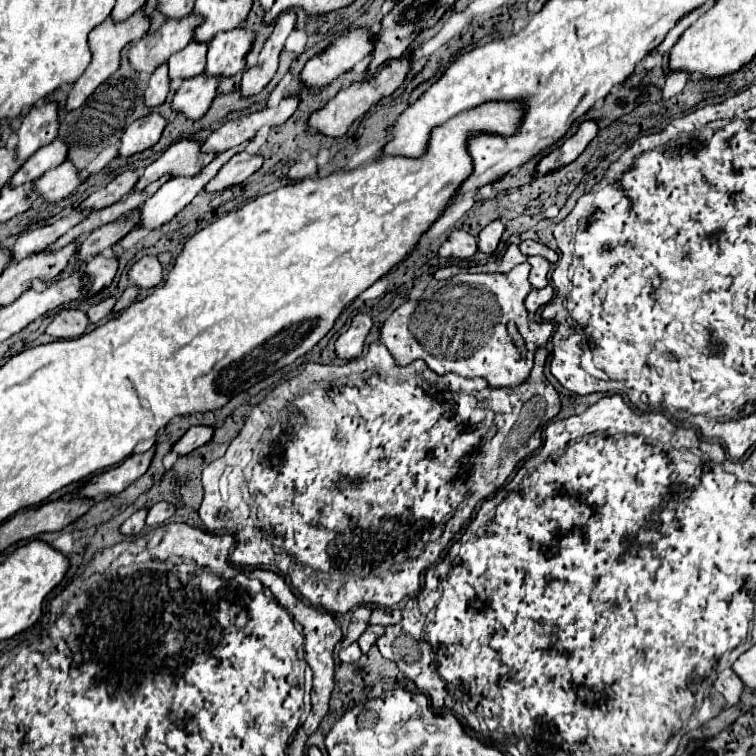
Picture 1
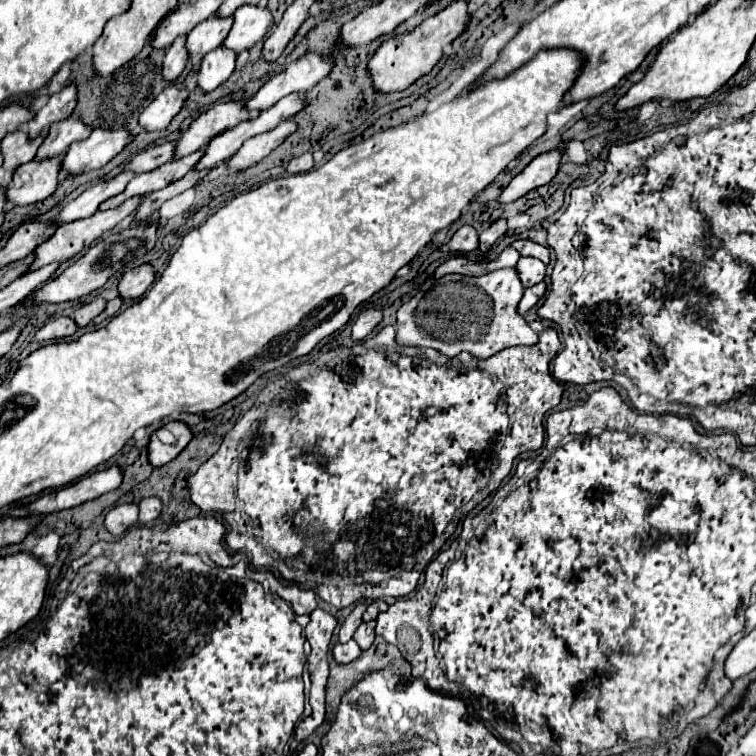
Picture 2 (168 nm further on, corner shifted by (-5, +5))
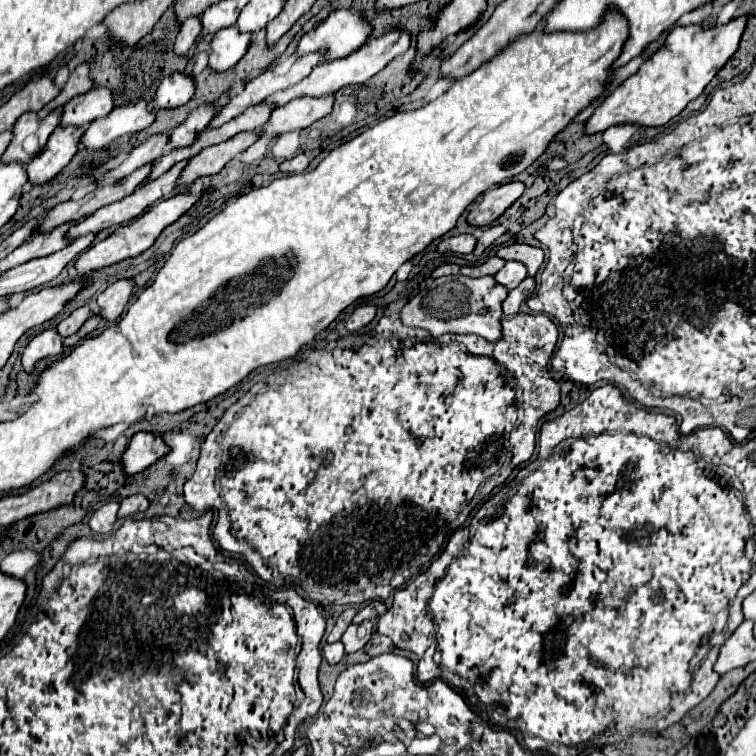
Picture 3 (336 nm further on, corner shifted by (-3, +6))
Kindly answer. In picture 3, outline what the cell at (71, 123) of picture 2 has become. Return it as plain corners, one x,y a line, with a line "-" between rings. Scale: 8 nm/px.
93,88
83,96
77,96
75,100
67,102
63,106
63,114
61,114
61,128
67,126
75,126
81,128
89,122
93,122
95,118
107,116
113,110
113,96
109,88

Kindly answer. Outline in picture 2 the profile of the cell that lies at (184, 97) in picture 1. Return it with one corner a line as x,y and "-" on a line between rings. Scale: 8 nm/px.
223,45
207,53
199,69
199,81
197,81
199,87
203,91
217,89
235,71
235,59
237,59
237,53
233,53
231,49
225,49

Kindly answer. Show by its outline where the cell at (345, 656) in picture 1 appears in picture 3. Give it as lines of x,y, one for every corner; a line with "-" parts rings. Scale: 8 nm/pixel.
335,642
335,644
325,644
323,646
323,658
329,662
329,664
339,664
345,656
345,646
341,642

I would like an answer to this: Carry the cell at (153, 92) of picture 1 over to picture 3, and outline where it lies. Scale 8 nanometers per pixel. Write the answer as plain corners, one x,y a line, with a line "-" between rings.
191,18
191,20
183,22
183,24
181,24
181,30
179,30
177,38
175,38
173,52
175,52
177,56
187,54
187,52
193,48
195,38
201,34
201,30
203,30
203,28
201,28
201,24
199,24
199,18

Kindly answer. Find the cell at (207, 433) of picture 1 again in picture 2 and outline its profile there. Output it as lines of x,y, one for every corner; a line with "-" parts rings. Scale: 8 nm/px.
171,421
171,423
163,425
155,433
151,433
151,439
147,445
149,463
153,467
161,467
161,465
169,463
185,449
185,445
191,441
191,437
193,437
191,429
181,421

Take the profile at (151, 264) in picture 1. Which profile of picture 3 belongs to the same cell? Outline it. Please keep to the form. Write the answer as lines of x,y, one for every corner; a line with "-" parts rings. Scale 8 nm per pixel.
121,278
117,282
113,282
107,290
103,290
95,304
99,306
97,312
105,318
105,320
117,320
121,316
121,312
125,310
125,306
129,304
131,296
135,292
135,280
133,278

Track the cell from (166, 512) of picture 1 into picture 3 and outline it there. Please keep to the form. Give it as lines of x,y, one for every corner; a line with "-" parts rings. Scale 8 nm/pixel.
133,494
121,500
121,510
119,510
119,518
127,518
133,514
141,514
149,508
149,500
141,494

